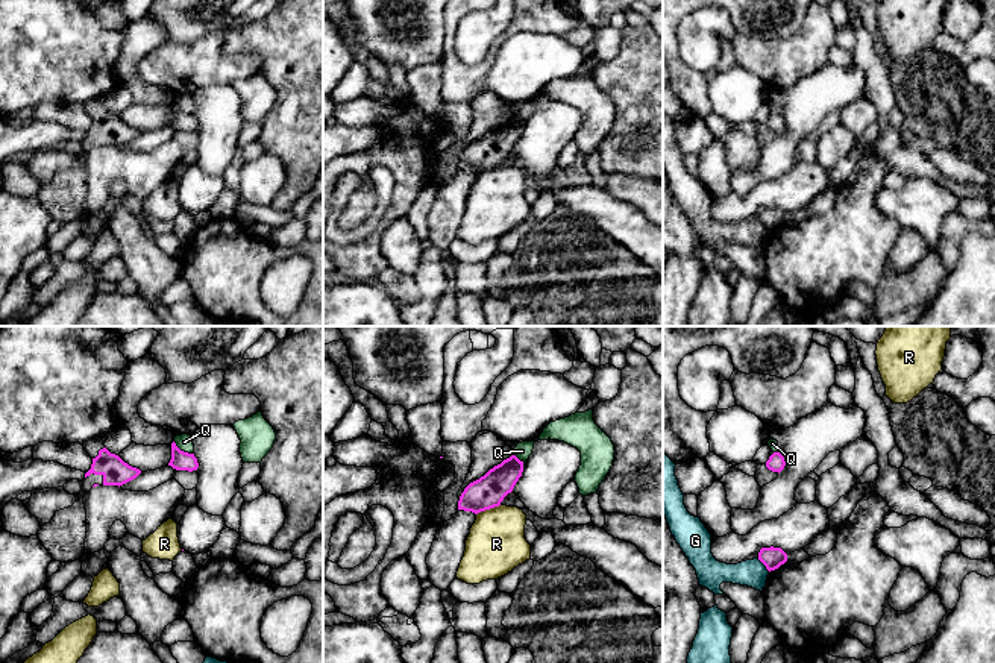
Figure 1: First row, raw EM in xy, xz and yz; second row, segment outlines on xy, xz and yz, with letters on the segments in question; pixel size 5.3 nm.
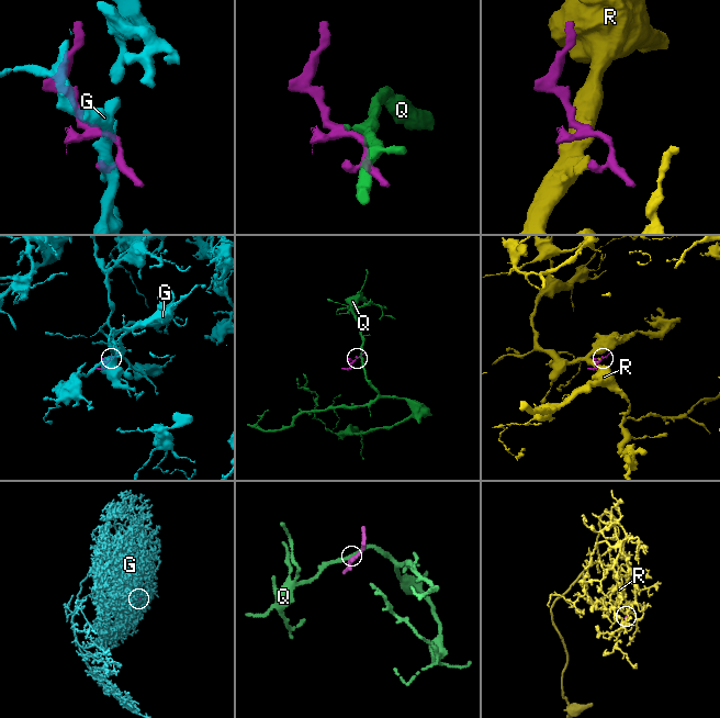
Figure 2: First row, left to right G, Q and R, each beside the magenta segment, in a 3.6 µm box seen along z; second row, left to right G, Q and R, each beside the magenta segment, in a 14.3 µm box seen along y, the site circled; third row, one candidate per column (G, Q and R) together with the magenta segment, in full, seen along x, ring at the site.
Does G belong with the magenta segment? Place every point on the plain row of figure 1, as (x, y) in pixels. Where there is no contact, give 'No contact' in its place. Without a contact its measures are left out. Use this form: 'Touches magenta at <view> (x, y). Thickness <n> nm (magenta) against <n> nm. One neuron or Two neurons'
Touches magenta at yz (763, 223). Thickness 110 nm (magenta) against 140 nm. Two neurons

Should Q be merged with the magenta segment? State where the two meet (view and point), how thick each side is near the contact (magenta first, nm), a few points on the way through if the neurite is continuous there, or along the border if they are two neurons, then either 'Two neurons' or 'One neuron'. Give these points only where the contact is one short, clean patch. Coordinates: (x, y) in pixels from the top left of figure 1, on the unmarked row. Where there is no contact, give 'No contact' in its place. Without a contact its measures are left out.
Touches magenta at xy (182, 111). Thickness 100 nm (magenta) against 90 nm. Boundary: xy (173, 102), (191, 114). Two neurons

